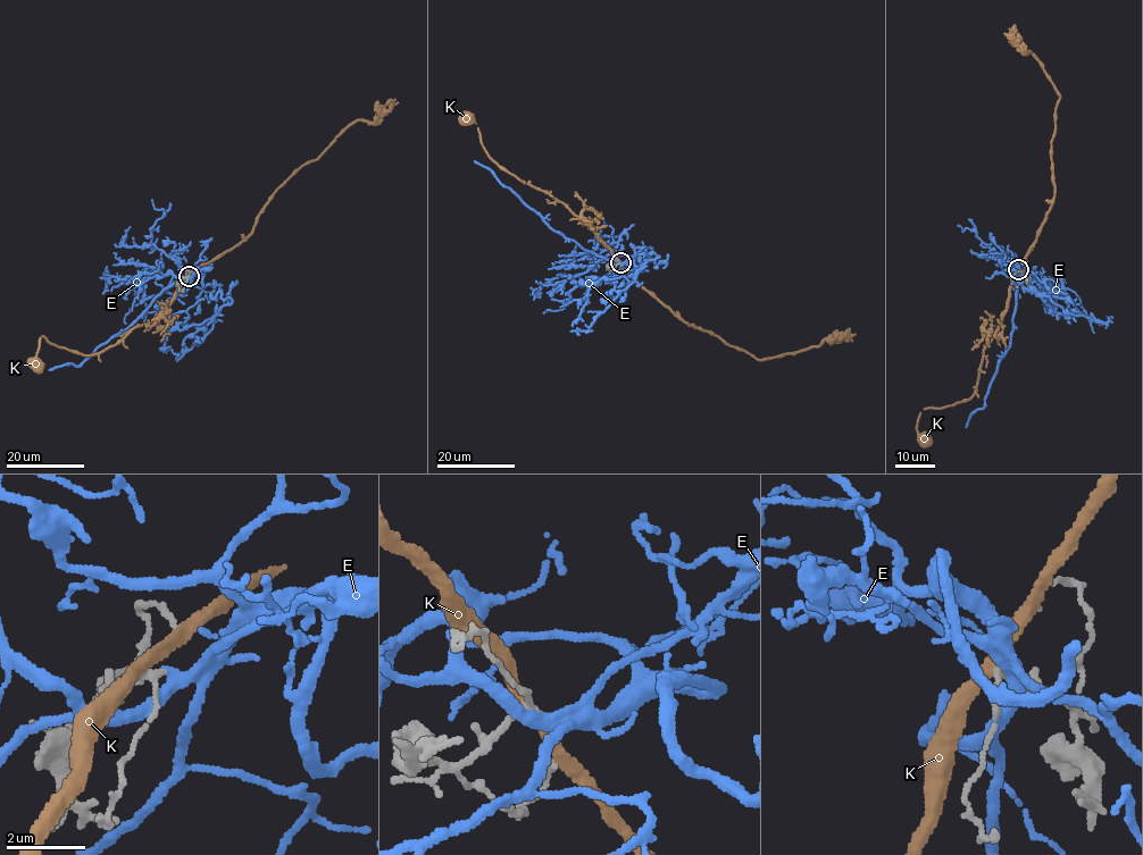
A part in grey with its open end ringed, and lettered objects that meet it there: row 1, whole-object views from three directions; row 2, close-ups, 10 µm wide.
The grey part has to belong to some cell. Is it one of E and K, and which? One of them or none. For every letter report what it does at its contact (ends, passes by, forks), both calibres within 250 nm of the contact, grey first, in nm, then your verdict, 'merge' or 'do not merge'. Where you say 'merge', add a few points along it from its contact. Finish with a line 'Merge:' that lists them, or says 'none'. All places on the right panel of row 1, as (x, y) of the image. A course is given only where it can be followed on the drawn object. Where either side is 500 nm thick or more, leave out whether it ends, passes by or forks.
E: it passes by; 140 nm thick on the grey side, 320 nm on the other; merge; it runs (1018, 269), (1012, 260), (1018, 271), (1027, 269), (1015, 284), (1014, 276), (1066, 312), (1110, 320)
K: it passes by; 160 nm thick on the grey side, 320 nm on the other; do not merge
Merge: E

